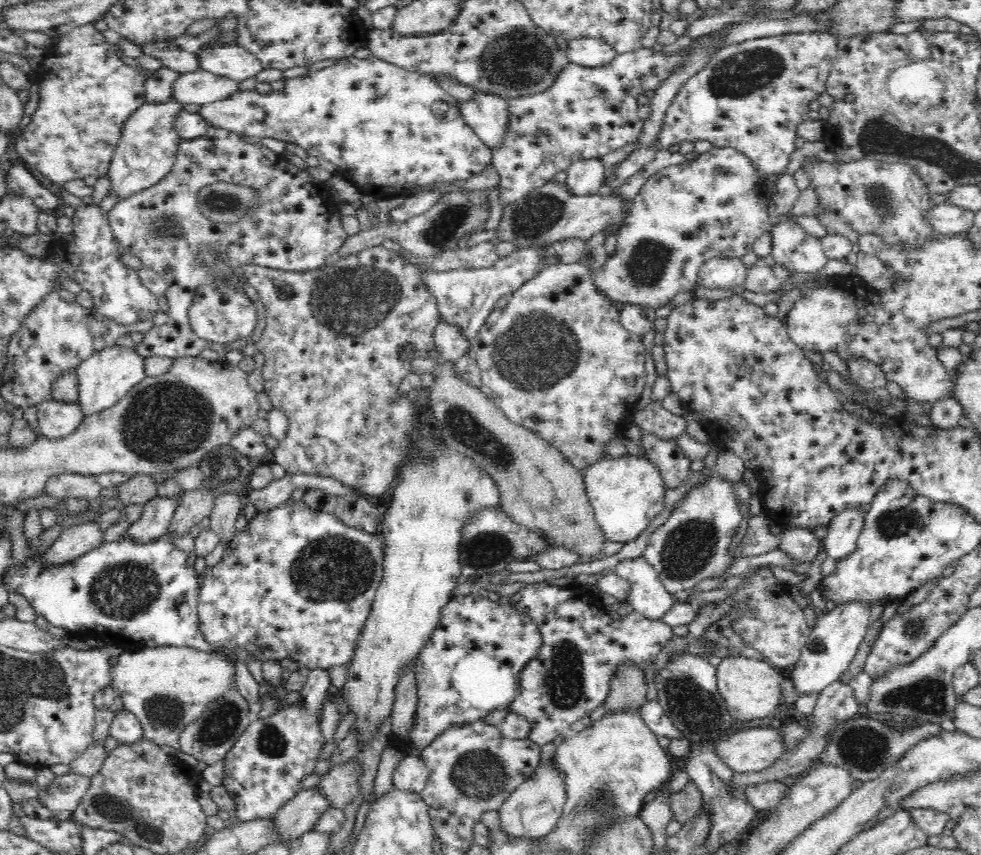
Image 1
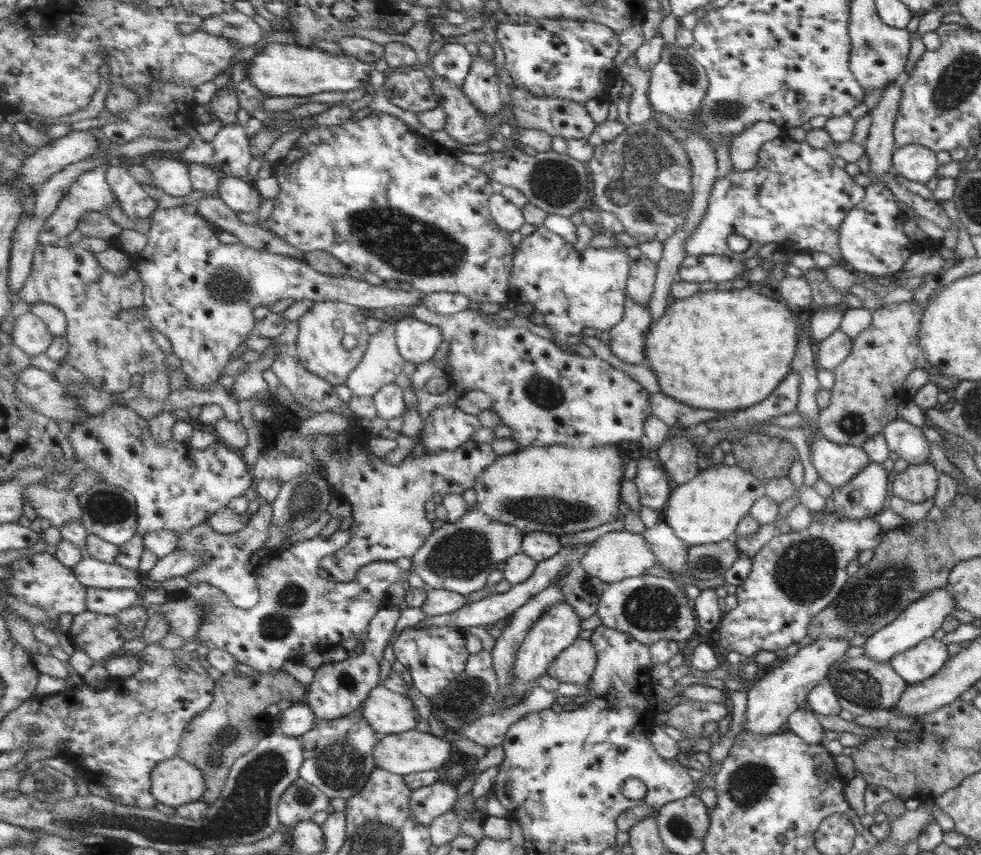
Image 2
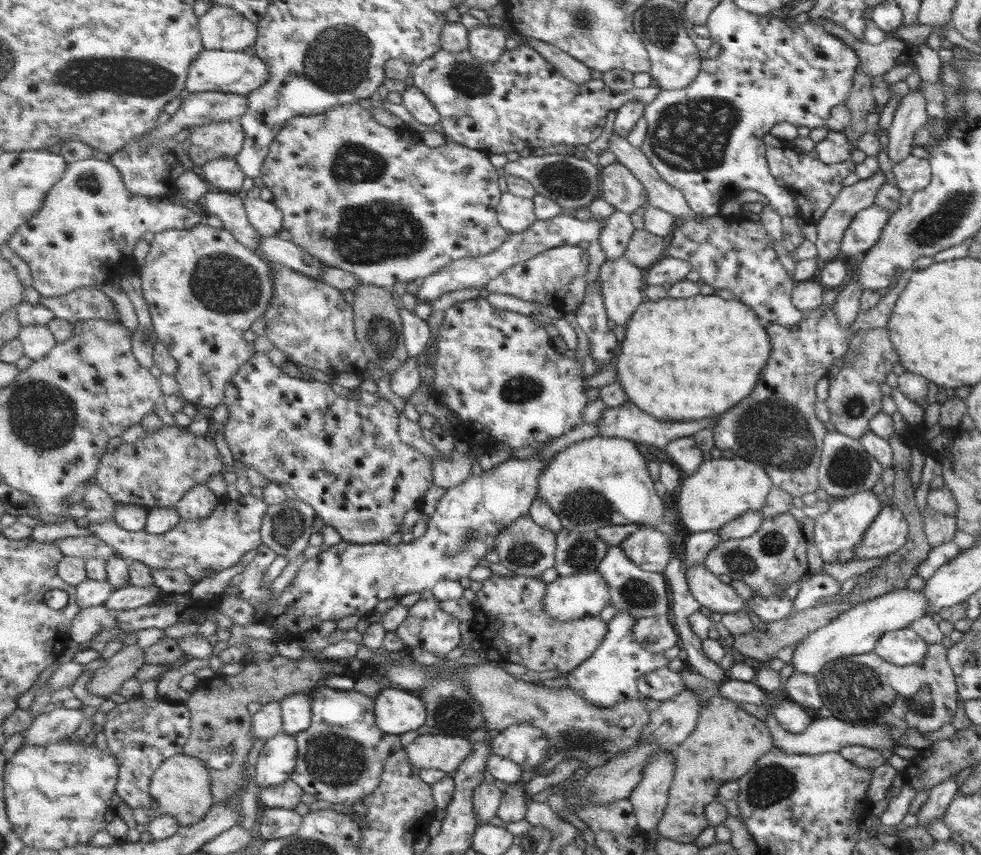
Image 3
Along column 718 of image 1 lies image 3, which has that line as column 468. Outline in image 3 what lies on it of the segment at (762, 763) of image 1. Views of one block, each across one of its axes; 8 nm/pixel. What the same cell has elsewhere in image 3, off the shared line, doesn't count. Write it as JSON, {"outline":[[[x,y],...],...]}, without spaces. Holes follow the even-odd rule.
{"outline":[[[418,736],[405,747],[410,761],[420,769],[436,768],[454,774],[470,758],[474,746],[461,736]]]}

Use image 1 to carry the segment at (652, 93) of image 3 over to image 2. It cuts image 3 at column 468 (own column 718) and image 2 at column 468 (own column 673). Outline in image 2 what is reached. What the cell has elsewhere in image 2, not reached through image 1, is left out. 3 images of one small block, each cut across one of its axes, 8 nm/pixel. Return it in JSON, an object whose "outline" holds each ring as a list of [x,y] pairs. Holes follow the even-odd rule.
{"outline":[[[435,75],[431,79],[438,105],[448,113],[448,122],[445,131],[451,135],[459,144],[479,144],[479,142],[488,142],[491,138],[500,138],[497,130],[501,121],[515,119],[517,126],[515,129],[523,130],[523,128],[535,128],[547,132],[552,137],[561,135],[565,139],[588,139],[591,138],[597,124],[593,122],[593,118],[589,116],[589,112],[585,110],[585,106],[573,102],[573,100],[559,99],[551,97],[535,96],[527,88],[519,87],[516,83],[508,87],[511,96],[512,111],[504,108],[504,110],[491,121],[487,121],[484,115],[481,115],[471,104],[471,100],[465,96],[463,88],[449,82],[443,76]]]}

